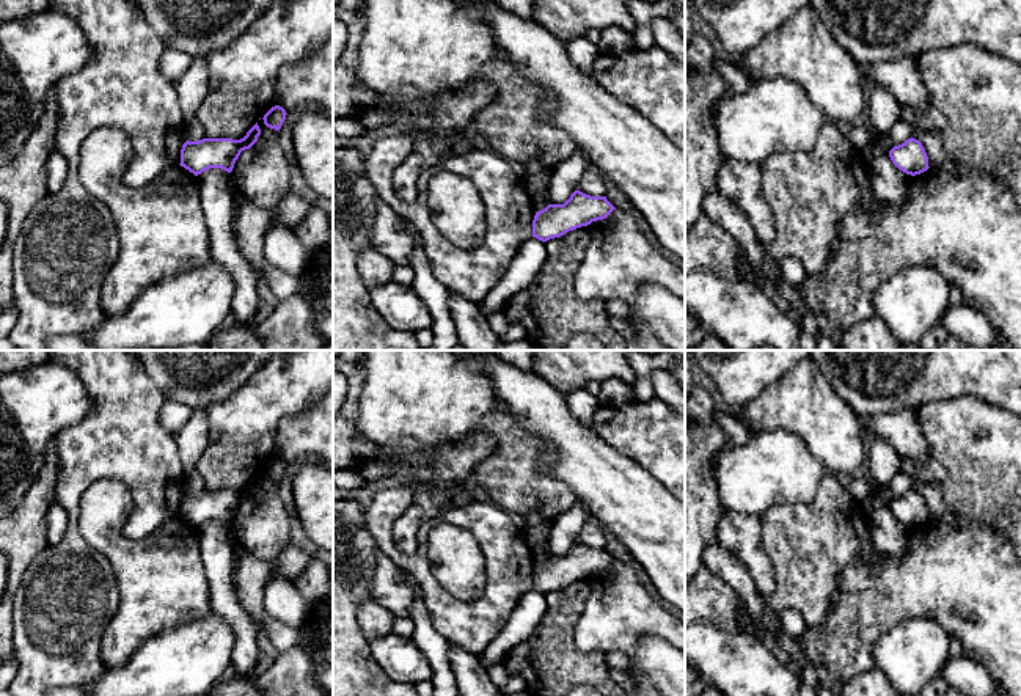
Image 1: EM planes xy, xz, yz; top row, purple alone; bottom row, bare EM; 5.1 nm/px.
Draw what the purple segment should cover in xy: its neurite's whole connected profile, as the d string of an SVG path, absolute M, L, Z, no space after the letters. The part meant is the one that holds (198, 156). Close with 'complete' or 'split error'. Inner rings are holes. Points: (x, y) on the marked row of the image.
M258 123L240 140L232 138L203 138L198 141L185 141L181 149L181 167L201 174L209 168L221 168L232 171L240 152L250 149L261 135Z | complete

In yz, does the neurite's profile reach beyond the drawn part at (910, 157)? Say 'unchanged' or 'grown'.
unchanged

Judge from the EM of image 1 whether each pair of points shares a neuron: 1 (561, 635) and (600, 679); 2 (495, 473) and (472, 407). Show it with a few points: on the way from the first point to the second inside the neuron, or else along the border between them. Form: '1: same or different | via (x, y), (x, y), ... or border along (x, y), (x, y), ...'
1: same | via (564, 648), (588, 670)
2: same | via (503, 456), (503, 435), (489, 421)

